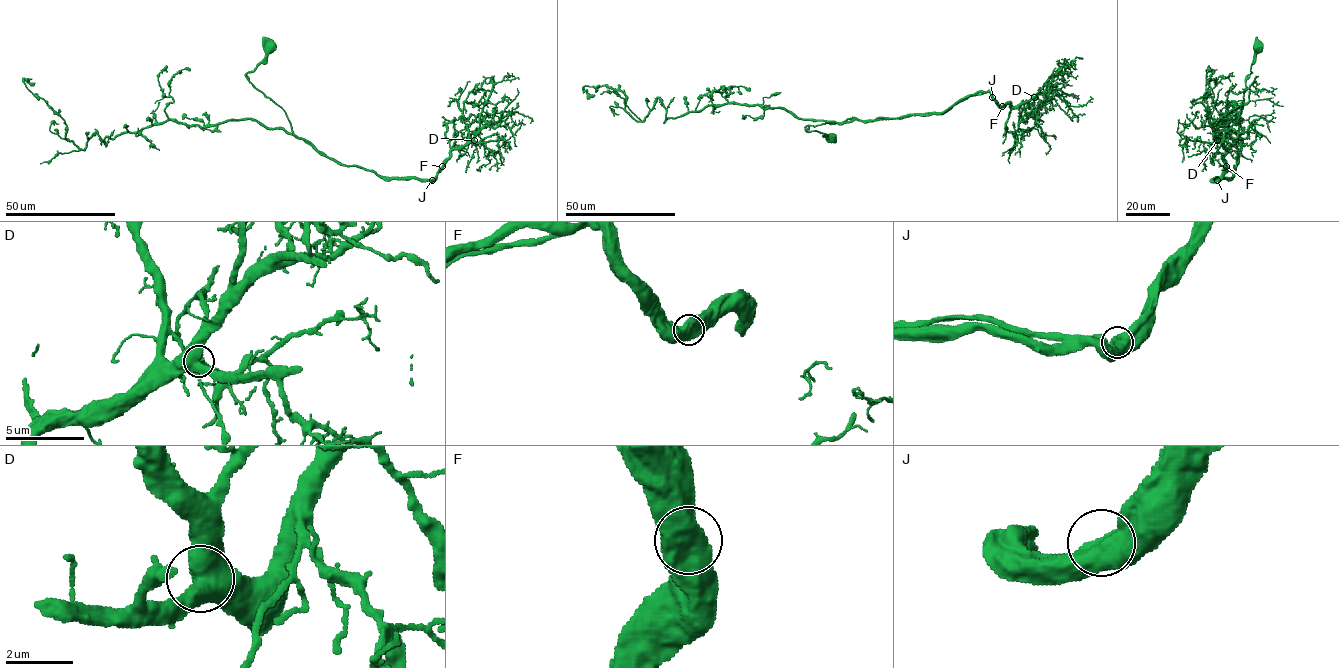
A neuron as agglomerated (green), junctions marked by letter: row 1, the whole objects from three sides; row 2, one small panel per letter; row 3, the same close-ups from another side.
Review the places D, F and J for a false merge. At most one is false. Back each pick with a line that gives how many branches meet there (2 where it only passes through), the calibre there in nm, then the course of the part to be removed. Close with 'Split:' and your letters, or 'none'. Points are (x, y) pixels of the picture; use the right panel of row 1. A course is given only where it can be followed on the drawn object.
Split: none

